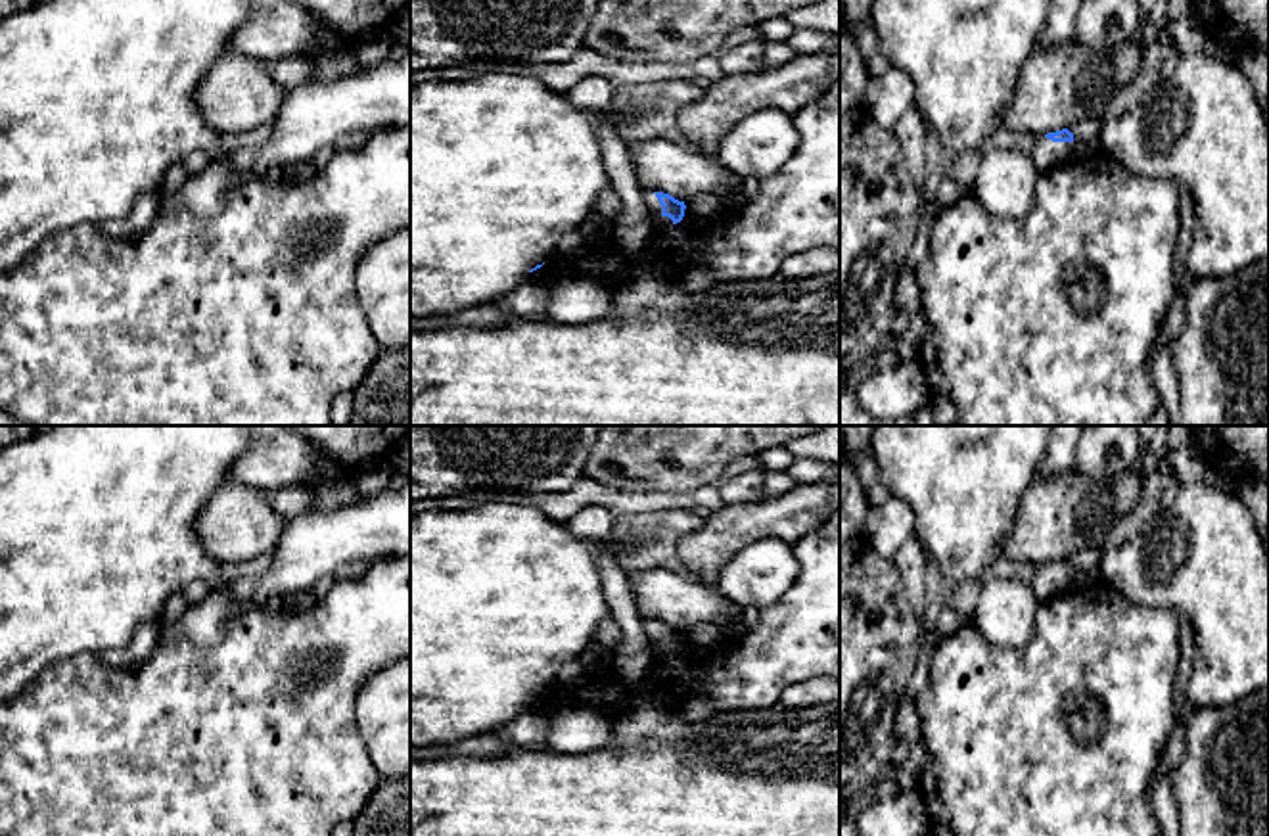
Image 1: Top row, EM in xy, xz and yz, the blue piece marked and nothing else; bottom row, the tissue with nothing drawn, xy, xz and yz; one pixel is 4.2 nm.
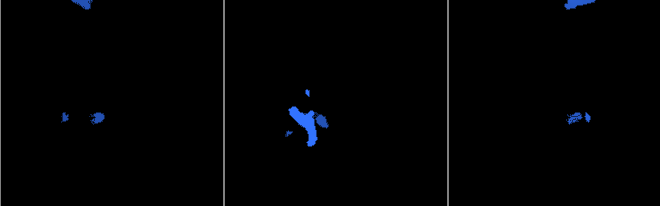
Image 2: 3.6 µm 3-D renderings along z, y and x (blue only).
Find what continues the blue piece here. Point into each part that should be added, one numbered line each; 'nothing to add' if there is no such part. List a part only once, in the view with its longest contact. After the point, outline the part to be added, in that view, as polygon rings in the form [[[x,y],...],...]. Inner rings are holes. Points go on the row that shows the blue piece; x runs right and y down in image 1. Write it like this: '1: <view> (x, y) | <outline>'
1: xz (658, 221) | [[[652,190],[644,192],[646,205],[650,209],[654,228],[671,226],[673,221],[661,215],[661,205]]]

